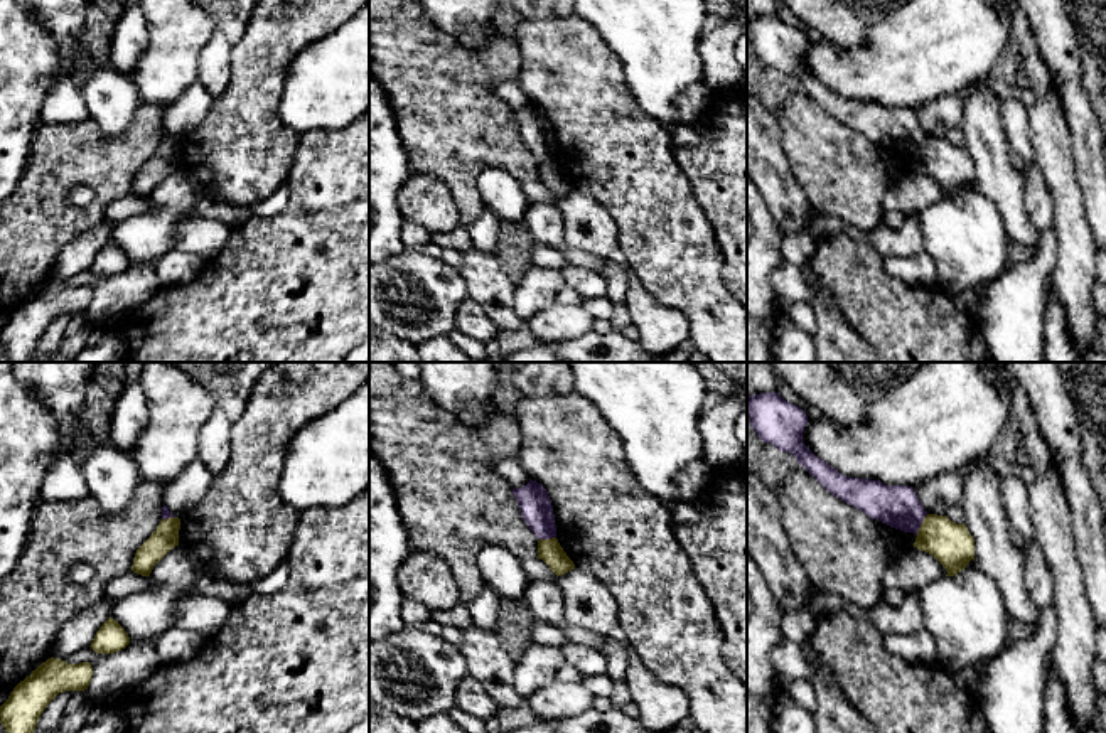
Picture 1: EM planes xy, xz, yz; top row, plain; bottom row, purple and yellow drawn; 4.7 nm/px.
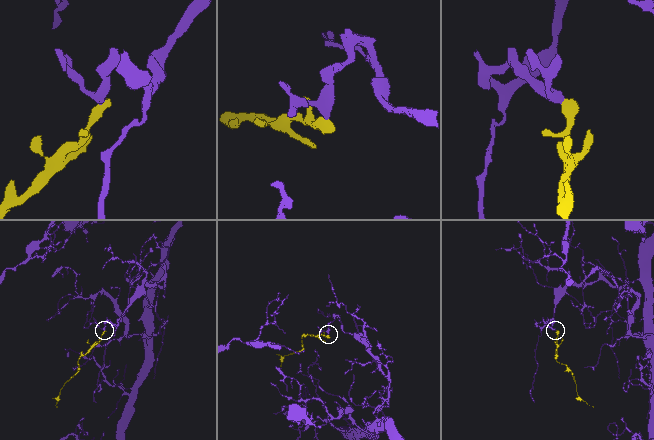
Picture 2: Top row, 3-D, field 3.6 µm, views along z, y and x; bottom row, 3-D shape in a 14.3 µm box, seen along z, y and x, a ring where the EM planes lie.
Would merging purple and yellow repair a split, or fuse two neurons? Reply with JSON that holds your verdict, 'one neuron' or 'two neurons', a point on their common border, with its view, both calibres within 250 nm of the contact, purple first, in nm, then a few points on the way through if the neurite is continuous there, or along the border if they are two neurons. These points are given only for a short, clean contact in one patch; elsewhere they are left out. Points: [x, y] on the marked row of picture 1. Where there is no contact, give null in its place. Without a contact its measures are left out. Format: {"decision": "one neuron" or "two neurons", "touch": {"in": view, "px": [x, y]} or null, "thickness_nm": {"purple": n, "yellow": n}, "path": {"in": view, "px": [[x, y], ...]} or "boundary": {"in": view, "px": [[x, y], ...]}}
{"decision": "two neurons", "touch": {"in": "yz", "px": [921, 523]}, "thickness_nm": {"purple": 200, "yellow": 200}, "boundary": {"in": "yz", "px": [[928, 514], [916, 533]]}}

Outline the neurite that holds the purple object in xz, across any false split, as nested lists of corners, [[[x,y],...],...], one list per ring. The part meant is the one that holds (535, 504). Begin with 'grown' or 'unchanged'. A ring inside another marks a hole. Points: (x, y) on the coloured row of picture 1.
unchanged; [[[529,479],[524,487],[513,489],[513,494],[518,500],[524,522],[534,536],[538,539],[556,538],[553,506],[546,489]]]

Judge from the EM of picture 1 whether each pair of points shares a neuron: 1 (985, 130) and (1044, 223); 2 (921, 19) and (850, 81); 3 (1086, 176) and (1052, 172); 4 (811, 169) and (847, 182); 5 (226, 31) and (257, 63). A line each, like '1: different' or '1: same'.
1: different
2: same
3: different
4: same
5: different

